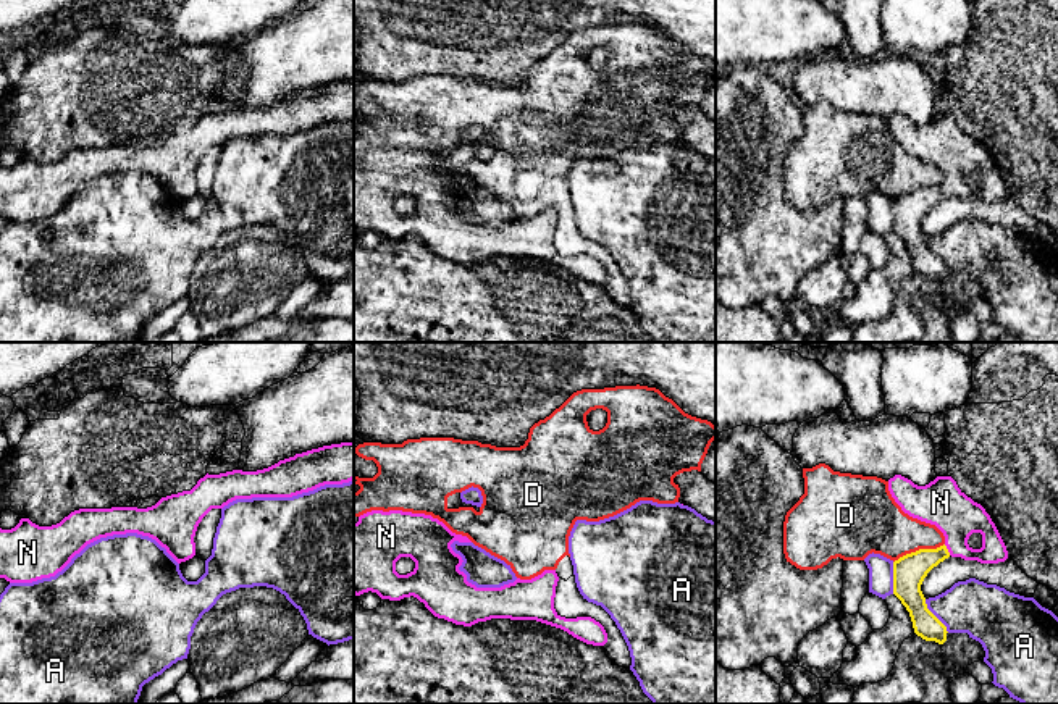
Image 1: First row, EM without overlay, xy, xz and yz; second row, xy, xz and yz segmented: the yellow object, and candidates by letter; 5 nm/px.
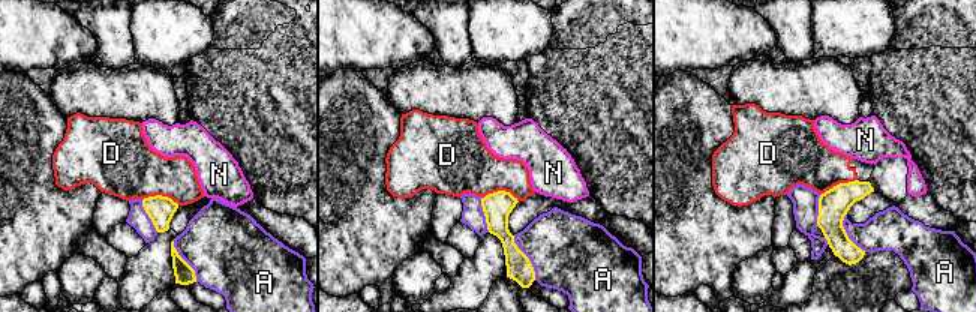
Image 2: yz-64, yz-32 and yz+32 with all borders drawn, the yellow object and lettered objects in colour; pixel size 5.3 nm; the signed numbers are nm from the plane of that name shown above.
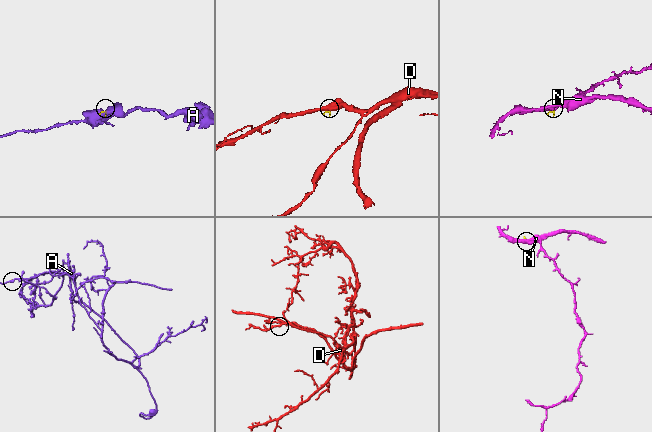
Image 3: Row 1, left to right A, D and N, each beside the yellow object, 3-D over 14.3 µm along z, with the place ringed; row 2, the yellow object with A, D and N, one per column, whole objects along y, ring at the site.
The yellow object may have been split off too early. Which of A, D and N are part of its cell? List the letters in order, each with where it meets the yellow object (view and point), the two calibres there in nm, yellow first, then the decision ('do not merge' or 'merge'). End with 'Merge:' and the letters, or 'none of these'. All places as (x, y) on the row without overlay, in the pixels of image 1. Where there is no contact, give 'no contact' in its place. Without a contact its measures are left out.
A: yz (934, 254) | 160/280 nm | do not merge
D: yz (919, 188) | 160/280 nm | do not merge
N: yz (947, 188) | 160/240 nm | merge
Merge: N

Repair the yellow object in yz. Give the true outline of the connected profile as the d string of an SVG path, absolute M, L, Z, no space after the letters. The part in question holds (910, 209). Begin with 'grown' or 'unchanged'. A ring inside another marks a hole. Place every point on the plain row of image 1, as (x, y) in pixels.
grown; M895 113L888 118L888 129L905 152L921 160L935 163L945 174L945 182L937 187L919 187L893 200L893 233L909 250L914 271L926 279L943 283L947 265L927 247L921 223L927 212L945 197L961 195L980 202L998 202L1008 197L1006 184L985 147L968 136L951 115L937 115L926 124L917 124L911 118ZM972 171L982 173L982 186L972 187L968 178Z

